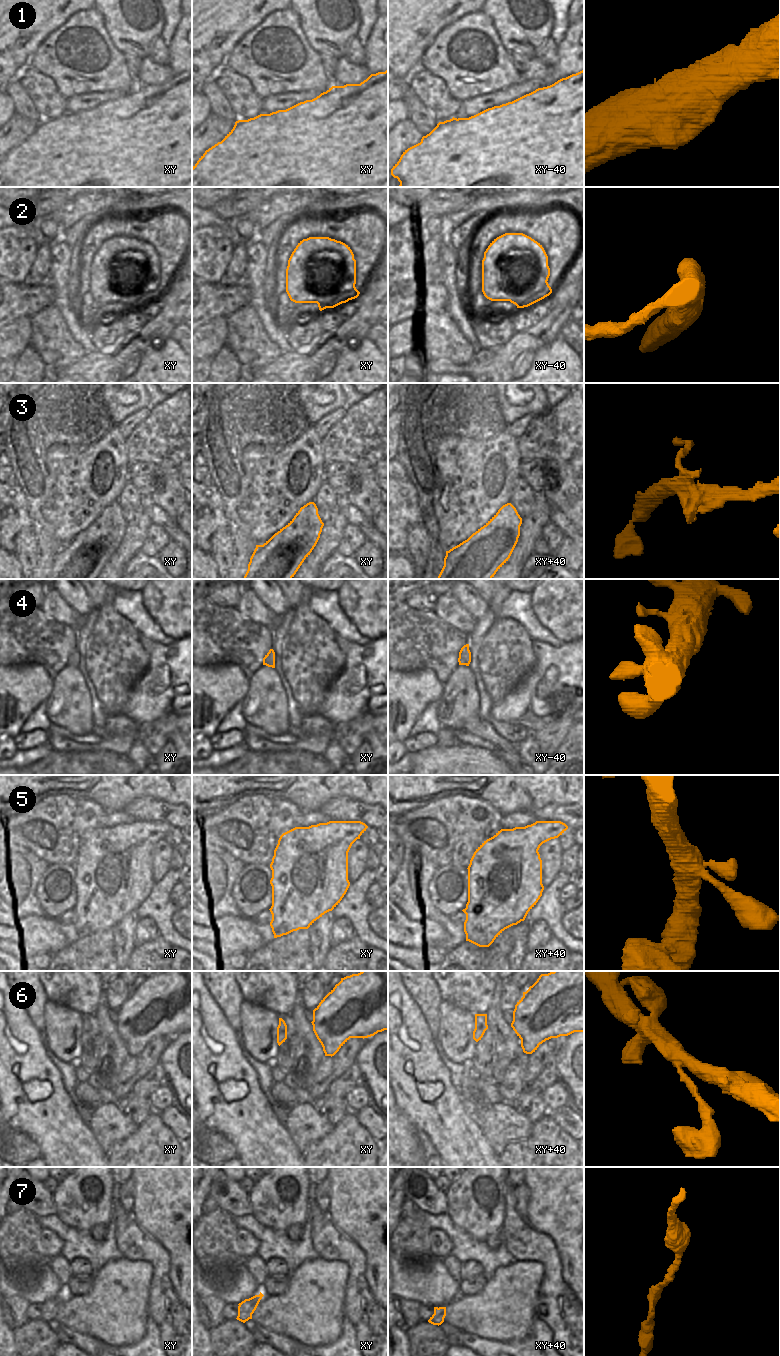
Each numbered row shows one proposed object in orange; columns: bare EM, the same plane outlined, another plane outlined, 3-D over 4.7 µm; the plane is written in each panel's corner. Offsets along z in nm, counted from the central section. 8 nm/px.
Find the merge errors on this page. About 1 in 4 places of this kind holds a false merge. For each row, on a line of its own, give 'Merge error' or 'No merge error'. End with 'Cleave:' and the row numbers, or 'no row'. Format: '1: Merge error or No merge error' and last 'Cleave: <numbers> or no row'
1: Merge error
2: No merge error
3: Merge error
4: No merge error
5: No merge error
6: No merge error
7: No merge error
Cleave: 1, 3.

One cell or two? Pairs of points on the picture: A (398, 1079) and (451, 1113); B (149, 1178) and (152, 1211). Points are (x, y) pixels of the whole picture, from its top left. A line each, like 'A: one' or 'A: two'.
A: one
B: one

